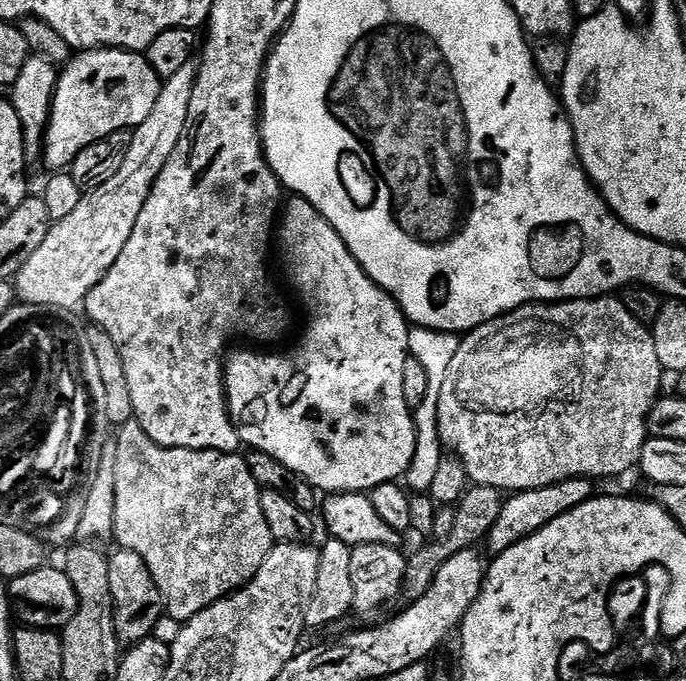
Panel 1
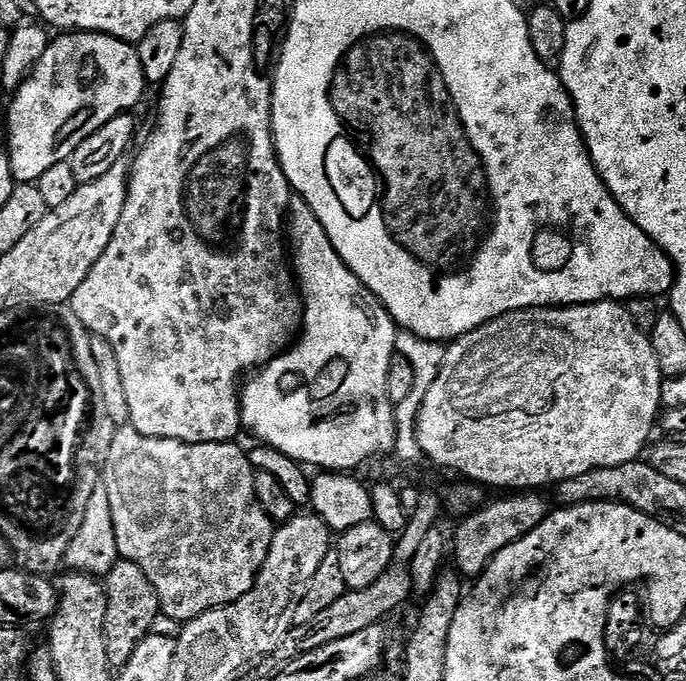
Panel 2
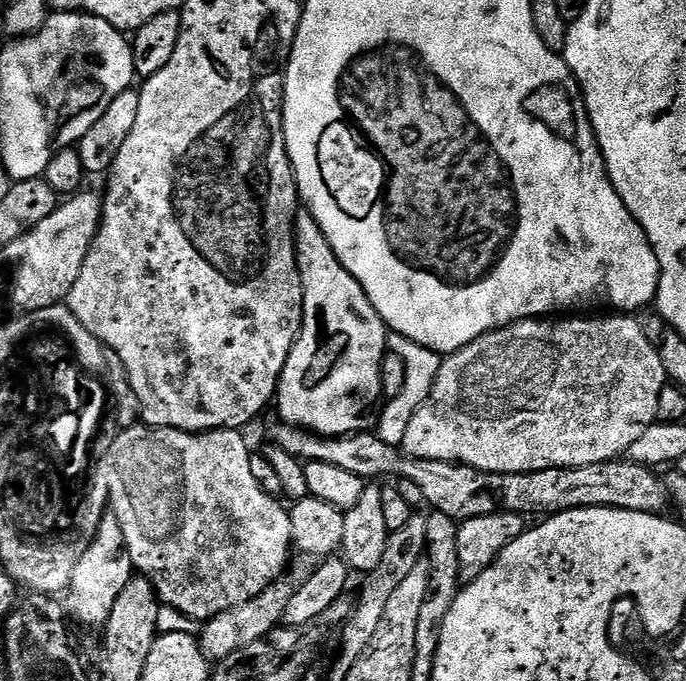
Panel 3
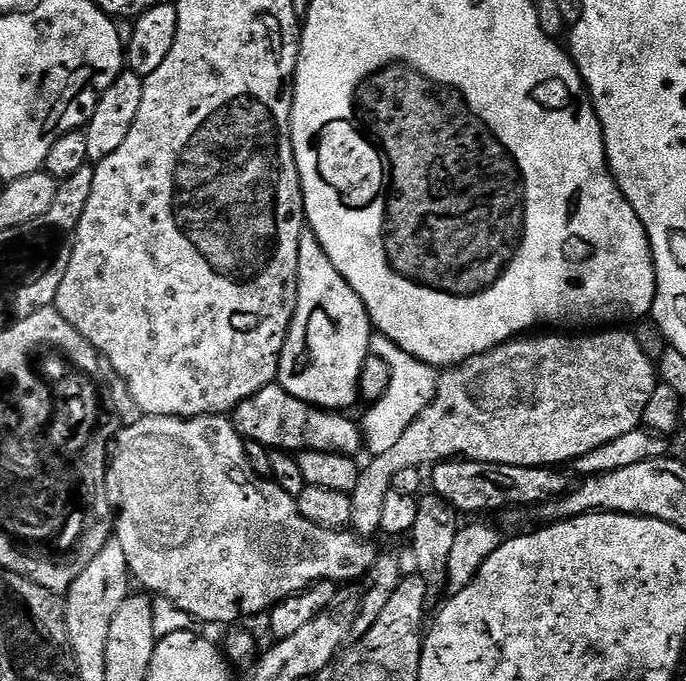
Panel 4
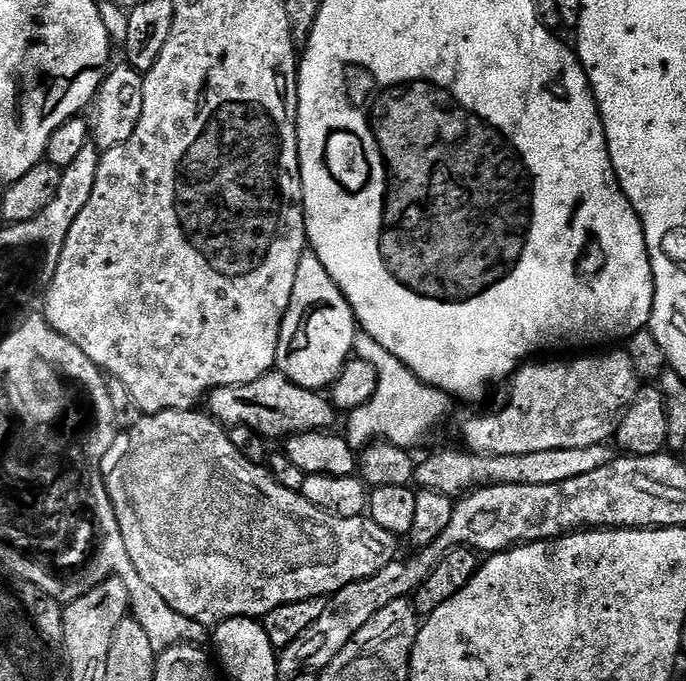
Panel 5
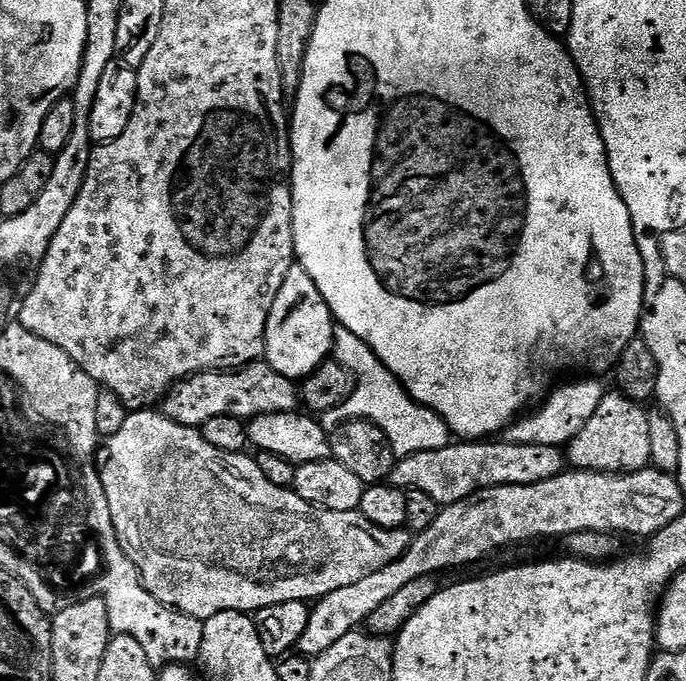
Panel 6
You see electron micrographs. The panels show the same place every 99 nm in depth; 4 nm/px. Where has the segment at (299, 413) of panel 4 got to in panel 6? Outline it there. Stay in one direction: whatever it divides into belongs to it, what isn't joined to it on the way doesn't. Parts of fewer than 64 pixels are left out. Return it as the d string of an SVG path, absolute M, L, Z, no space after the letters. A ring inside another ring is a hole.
M253 362L244 367L222 372L195 372L181 380L162 401L165 416L187 428L199 430L210 418L236 416L245 422L254 416L275 412L295 412L301 403L297 385L287 380L267 362Z

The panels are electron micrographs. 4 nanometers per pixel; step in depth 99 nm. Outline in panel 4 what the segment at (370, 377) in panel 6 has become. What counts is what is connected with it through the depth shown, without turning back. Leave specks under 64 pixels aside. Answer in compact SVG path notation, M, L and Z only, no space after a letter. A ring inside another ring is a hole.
M409 359L408 364L401 368L393 367L391 369L392 377L389 380L389 386L386 394L377 404L371 405L367 409L364 420L362 419L362 444L369 457L378 454L386 454L386 450L391 450L397 444L398 438L406 434L408 427L415 422L430 406L430 402L436 397L436 386L438 383L437 369L421 364L420 361Z

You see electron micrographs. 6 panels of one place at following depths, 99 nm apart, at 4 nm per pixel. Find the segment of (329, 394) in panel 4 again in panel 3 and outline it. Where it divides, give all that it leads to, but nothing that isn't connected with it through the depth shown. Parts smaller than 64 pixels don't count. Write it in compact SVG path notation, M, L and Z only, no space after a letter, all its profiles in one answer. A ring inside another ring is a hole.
M306 210L297 211L296 223L294 225L294 239L296 242L296 271L300 274L302 294L304 295L304 313L302 314L302 322L300 323L300 333L290 350L290 358L286 358L286 366L280 375L280 383L276 386L274 408L280 411L279 419L284 424L291 425L293 428L303 429L305 432L315 434L318 437L339 438L342 436L367 433L373 427L374 420L373 417L370 418L364 415L372 407L374 407L373 409L377 407L376 399L380 400L382 396L380 391L380 364L386 359L386 349L384 350L384 347L388 344L388 336L390 337L389 329L386 327L384 320L374 310L372 303L366 298L366 294L359 282L340 265L332 247L326 242L326 236L322 234L322 230L318 226L316 219Z

